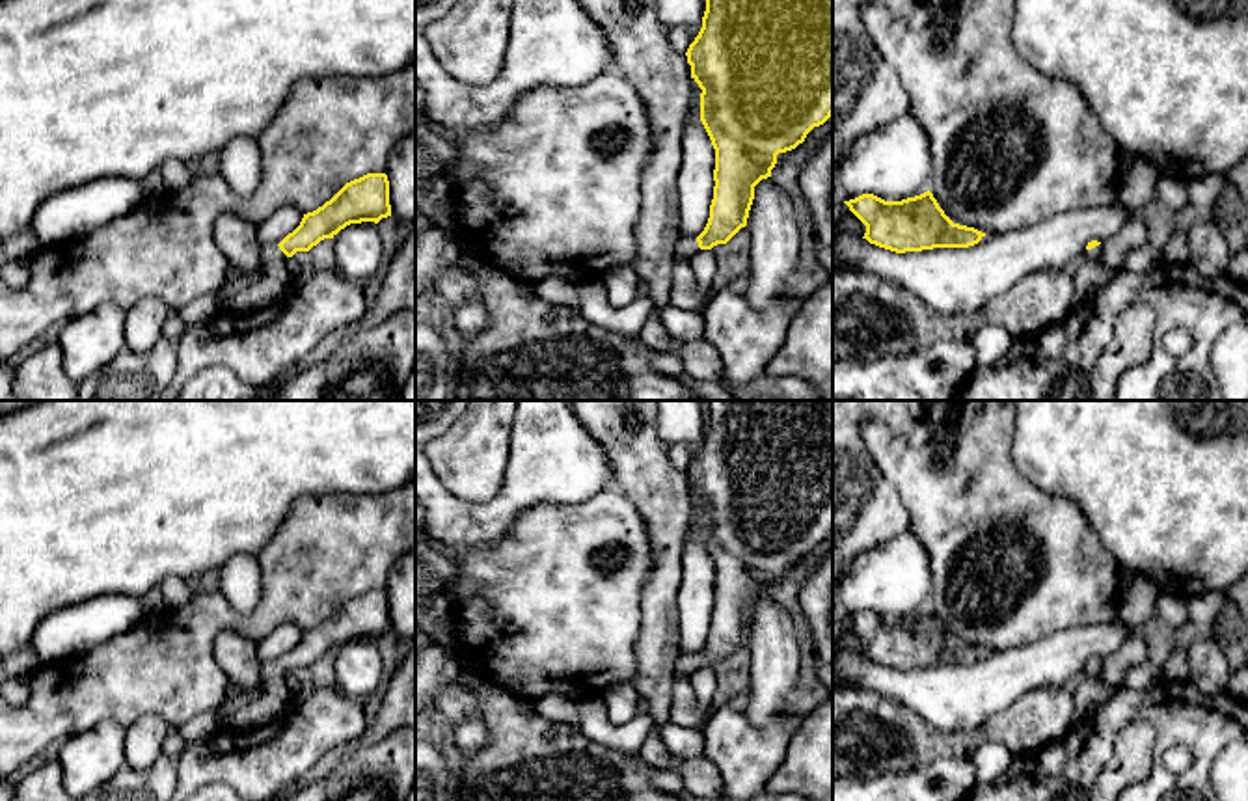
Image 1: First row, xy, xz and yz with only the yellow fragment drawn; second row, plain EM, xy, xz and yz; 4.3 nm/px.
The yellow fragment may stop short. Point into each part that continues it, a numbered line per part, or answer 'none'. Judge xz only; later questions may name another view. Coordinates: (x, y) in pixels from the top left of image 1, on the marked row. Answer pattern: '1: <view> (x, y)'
1: xz (686, 248)

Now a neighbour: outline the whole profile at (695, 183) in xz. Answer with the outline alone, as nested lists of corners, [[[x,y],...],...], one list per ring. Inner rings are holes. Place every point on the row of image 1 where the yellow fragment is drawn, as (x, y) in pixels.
[[[693,78],[695,97],[682,138],[682,164],[676,179],[680,199],[680,238],[699,237],[710,218],[713,199],[715,149],[700,121],[702,89]]]

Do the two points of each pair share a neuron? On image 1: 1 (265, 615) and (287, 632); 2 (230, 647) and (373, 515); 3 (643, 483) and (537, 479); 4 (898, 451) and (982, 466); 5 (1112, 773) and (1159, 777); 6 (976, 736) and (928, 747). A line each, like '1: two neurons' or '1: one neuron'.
1: two neurons
2: two neurons
3: two neurons
4: one neuron
5: two neurons
6: one neuron

